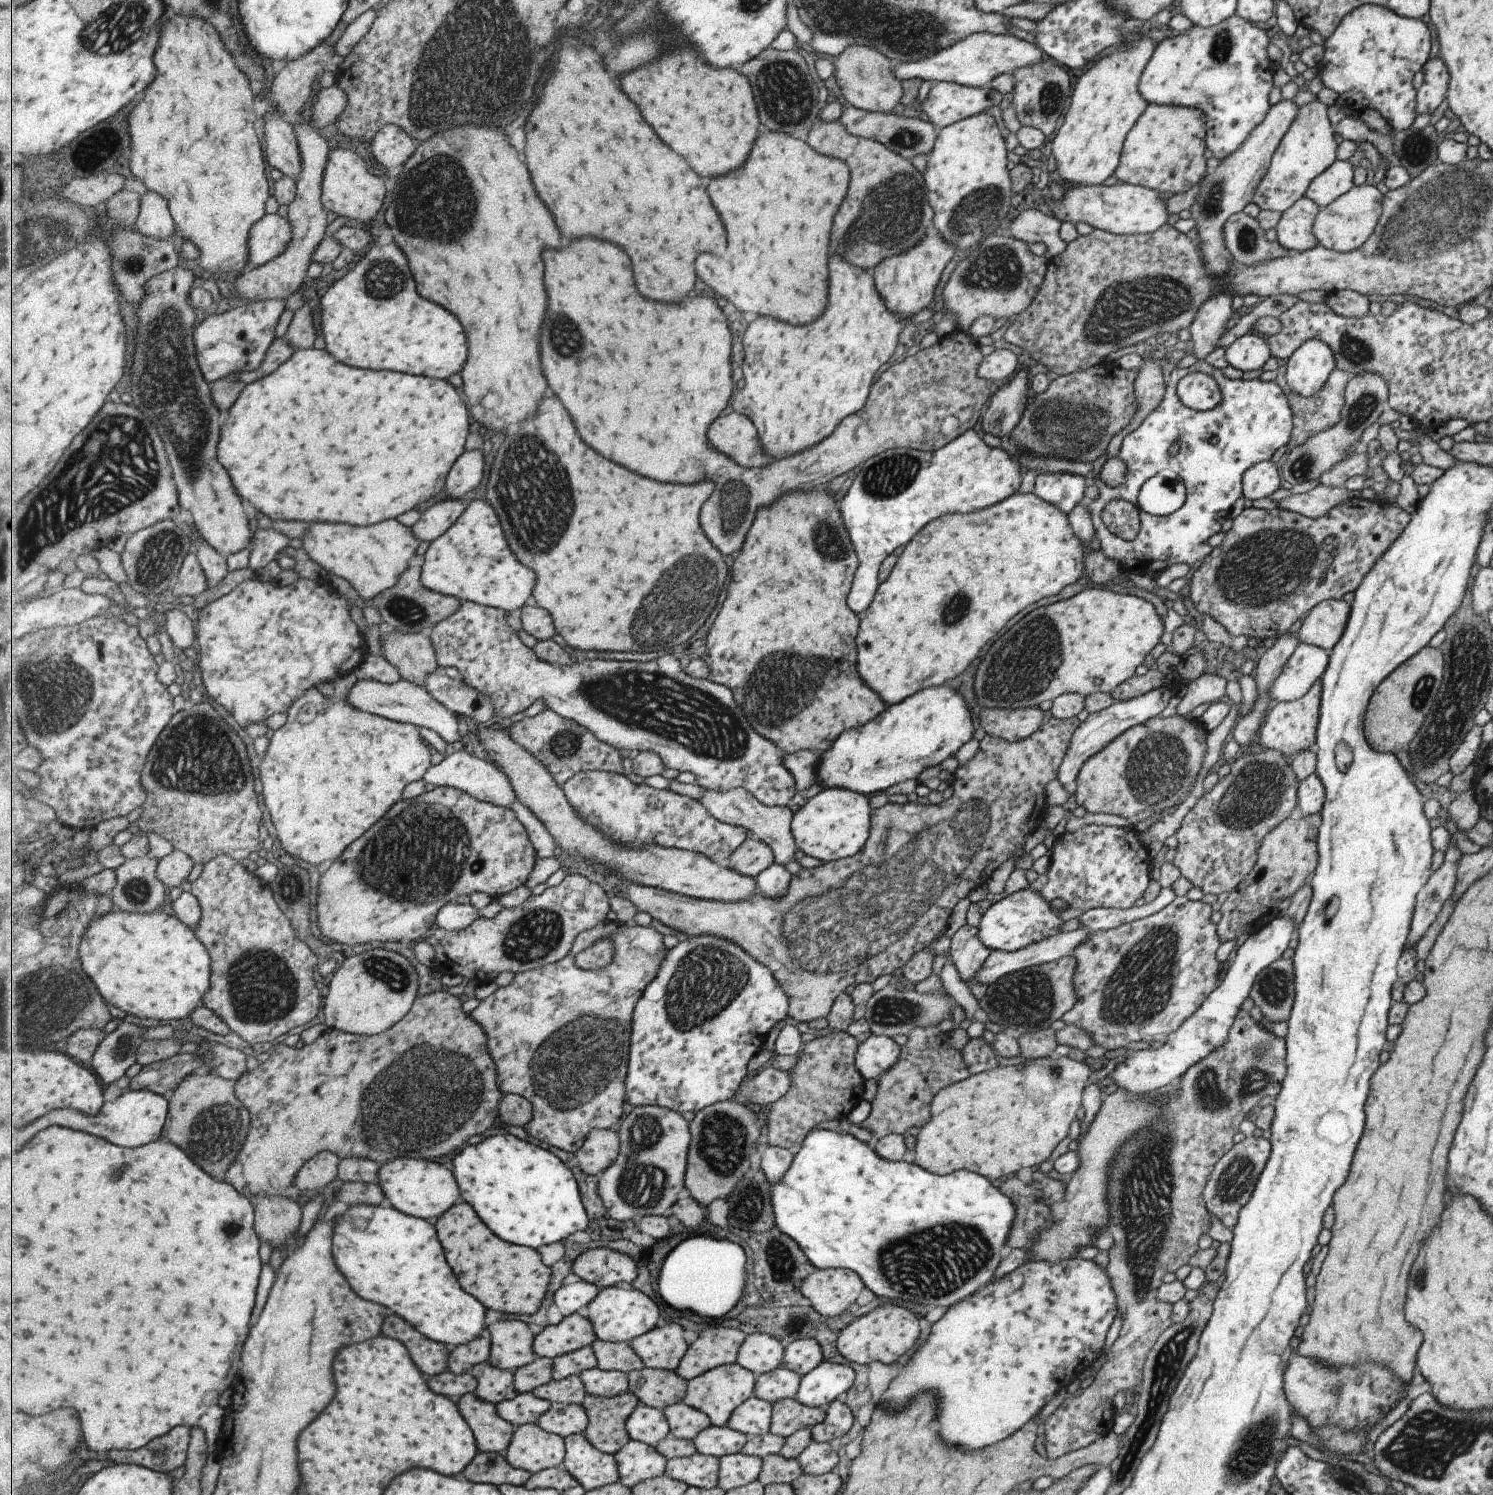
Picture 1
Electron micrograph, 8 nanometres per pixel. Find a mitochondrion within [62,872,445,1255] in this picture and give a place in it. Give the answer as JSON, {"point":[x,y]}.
{"point":[262,988]}

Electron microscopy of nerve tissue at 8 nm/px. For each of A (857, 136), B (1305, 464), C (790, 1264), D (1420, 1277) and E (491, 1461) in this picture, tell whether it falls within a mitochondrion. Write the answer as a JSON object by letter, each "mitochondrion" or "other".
{"A":"other","B":"mitochondrion","C":"mitochondrion","D":"mitochondrion","E":"other"}

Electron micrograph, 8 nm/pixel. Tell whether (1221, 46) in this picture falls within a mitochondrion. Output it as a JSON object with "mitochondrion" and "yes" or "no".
{"mitochondrion":"yes"}

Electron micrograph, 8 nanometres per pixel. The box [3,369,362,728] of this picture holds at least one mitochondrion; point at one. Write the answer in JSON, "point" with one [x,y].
{"point":[51,514]}

